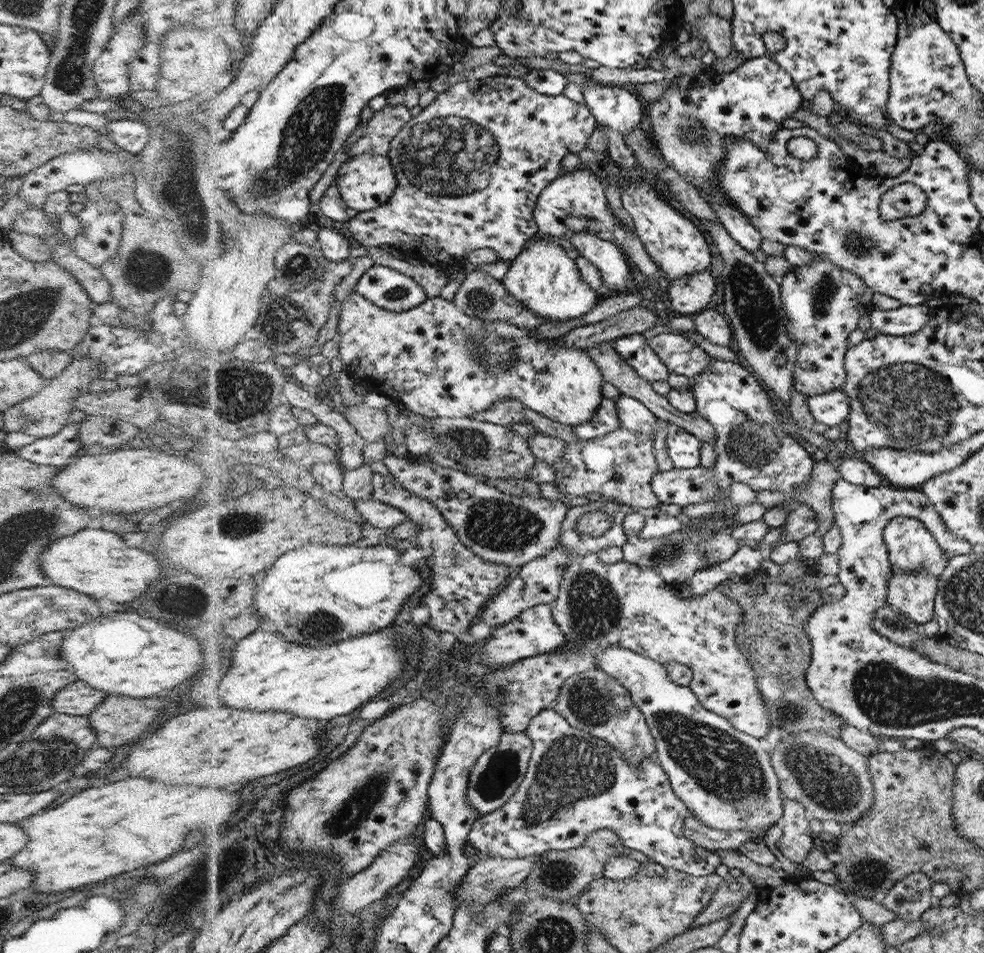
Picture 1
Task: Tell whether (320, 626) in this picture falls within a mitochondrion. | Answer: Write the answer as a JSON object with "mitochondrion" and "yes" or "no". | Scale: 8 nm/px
{"mitochondrion":"yes"}

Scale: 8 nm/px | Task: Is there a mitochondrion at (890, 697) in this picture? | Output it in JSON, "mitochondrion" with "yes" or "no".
{"mitochondrion":"yes"}

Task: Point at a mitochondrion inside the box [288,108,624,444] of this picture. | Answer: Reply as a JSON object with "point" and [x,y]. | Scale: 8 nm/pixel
{"point":[442,153]}

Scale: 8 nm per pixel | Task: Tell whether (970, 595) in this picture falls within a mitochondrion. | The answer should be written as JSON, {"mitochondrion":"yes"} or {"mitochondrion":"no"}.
{"mitochondrion":"yes"}

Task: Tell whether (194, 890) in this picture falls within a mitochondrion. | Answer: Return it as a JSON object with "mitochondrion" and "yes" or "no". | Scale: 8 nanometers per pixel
{"mitochondrion":"no"}

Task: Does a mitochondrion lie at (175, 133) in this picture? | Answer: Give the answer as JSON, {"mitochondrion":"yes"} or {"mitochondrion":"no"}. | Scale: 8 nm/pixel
{"mitochondrion":"yes"}

